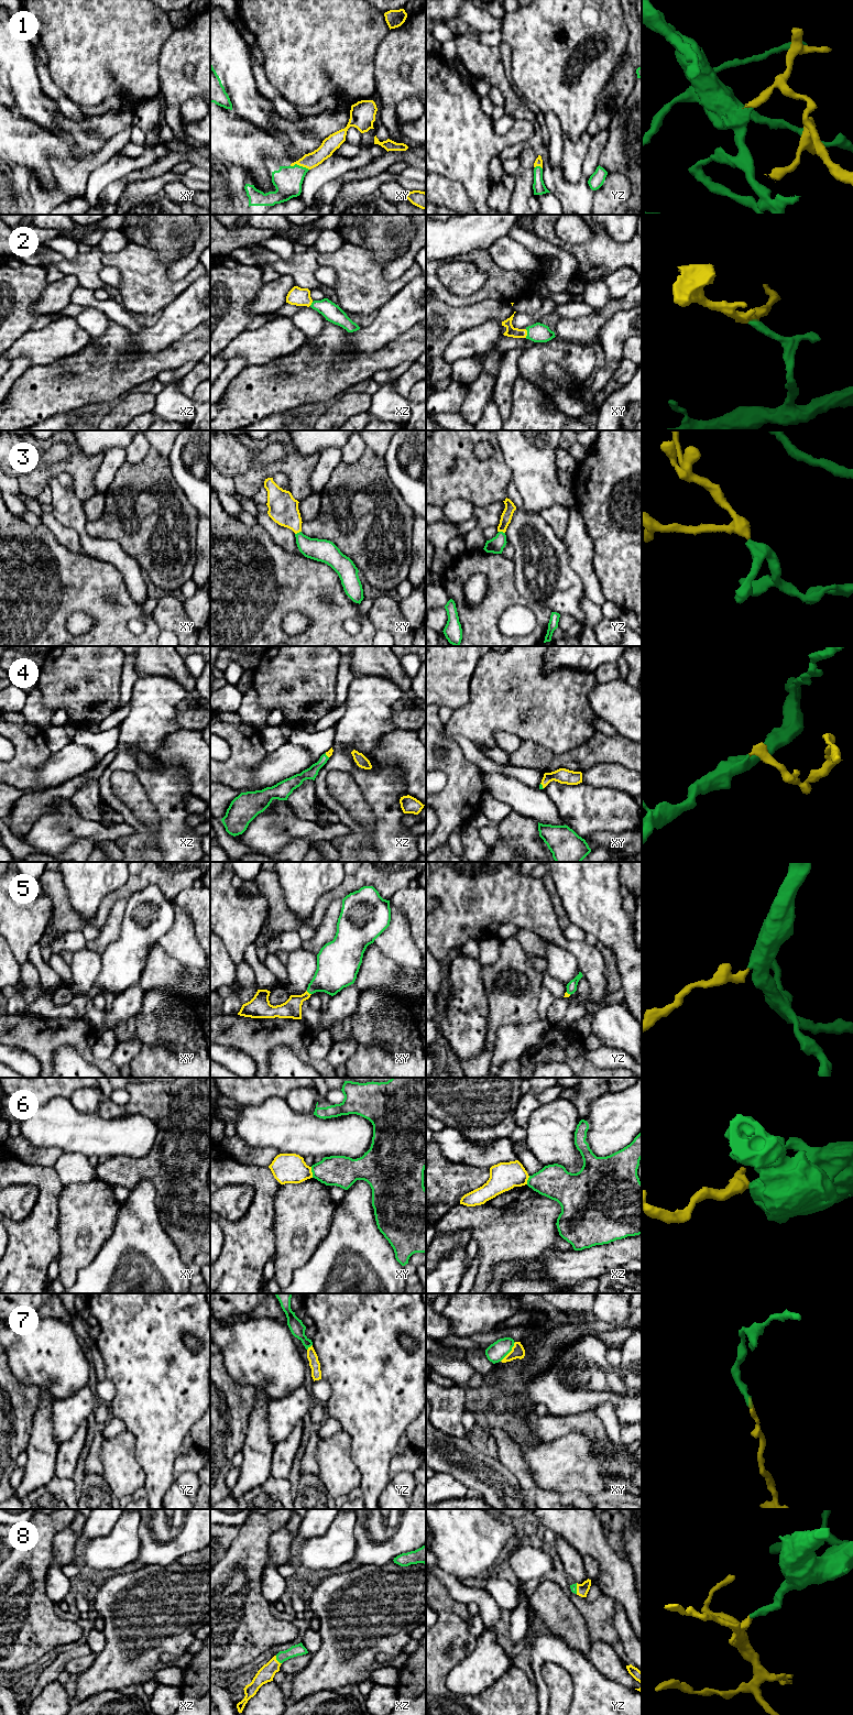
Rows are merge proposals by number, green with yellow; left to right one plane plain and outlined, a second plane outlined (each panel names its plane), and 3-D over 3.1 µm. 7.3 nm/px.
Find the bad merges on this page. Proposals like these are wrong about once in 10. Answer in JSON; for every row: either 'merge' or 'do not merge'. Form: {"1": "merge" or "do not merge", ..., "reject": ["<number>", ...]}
{"1": "merge", "2": "merge", "3": "merge", "4": "merge", "5": "merge", "6": "do not merge", "7": "do not merge", "8": "merge", "reject": ["6", "7"]}

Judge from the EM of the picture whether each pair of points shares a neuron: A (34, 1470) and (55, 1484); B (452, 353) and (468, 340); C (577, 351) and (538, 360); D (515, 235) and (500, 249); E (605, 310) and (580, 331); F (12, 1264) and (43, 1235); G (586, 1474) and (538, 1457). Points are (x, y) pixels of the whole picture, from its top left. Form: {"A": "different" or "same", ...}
{"A": "different", "B": "same", "C": "same", "D": "different", "E": "same", "F": "same", "G": "same"}

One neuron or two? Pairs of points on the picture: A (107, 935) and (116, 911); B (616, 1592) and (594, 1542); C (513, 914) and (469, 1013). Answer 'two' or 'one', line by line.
A: one
B: one
C: two

